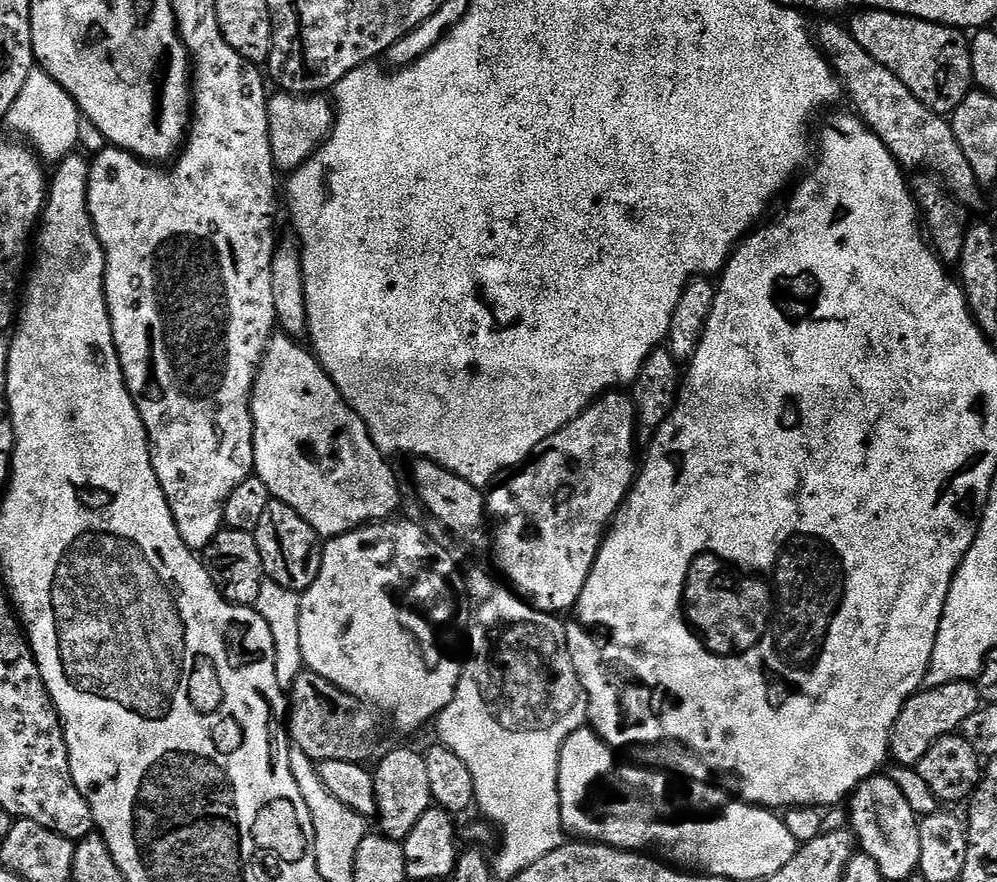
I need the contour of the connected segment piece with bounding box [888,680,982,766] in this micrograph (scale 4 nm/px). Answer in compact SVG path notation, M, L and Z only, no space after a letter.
M959 680L915 692L902 706L898 722L894 722L888 743L891 759L897 765L915 766L924 757L926 750L930 750L930 746L938 742L938 738L959 733L962 722L966 722L966 718L970 718L970 714L974 714L981 703L976 685L971 680Z

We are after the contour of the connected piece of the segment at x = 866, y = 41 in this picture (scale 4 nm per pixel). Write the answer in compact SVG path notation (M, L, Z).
M865 8L853 16L850 31L858 46L882 62L890 74L898 74L906 82L906 90L930 110L951 114L973 91L970 40L961 29L877 8Z

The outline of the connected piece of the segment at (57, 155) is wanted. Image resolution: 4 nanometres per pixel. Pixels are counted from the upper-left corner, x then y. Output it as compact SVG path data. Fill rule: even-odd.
M33 70L30 78L26 78L26 86L22 86L22 94L14 98L14 106L10 106L6 124L13 128L13 133L25 132L31 147L45 161L59 162L77 151L82 113L76 101L66 94L66 90L62 90L62 86L58 86L54 78L50 78L48 72Z

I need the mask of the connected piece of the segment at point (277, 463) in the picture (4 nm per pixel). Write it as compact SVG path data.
M287 334L273 335L268 343L268 349L256 372L256 381L252 387L252 425L254 426L254 475L262 478L270 490L273 500L280 500L286 505L293 507L314 528L321 538L341 536L347 532L353 532L356 528L363 528L366 524L386 520L397 515L396 507L400 504L400 484L388 465L389 457L380 451L380 448L372 440L367 426L362 418L347 404L334 382L326 374L326 370L320 365L320 361L307 347L304 348L293 337Z

